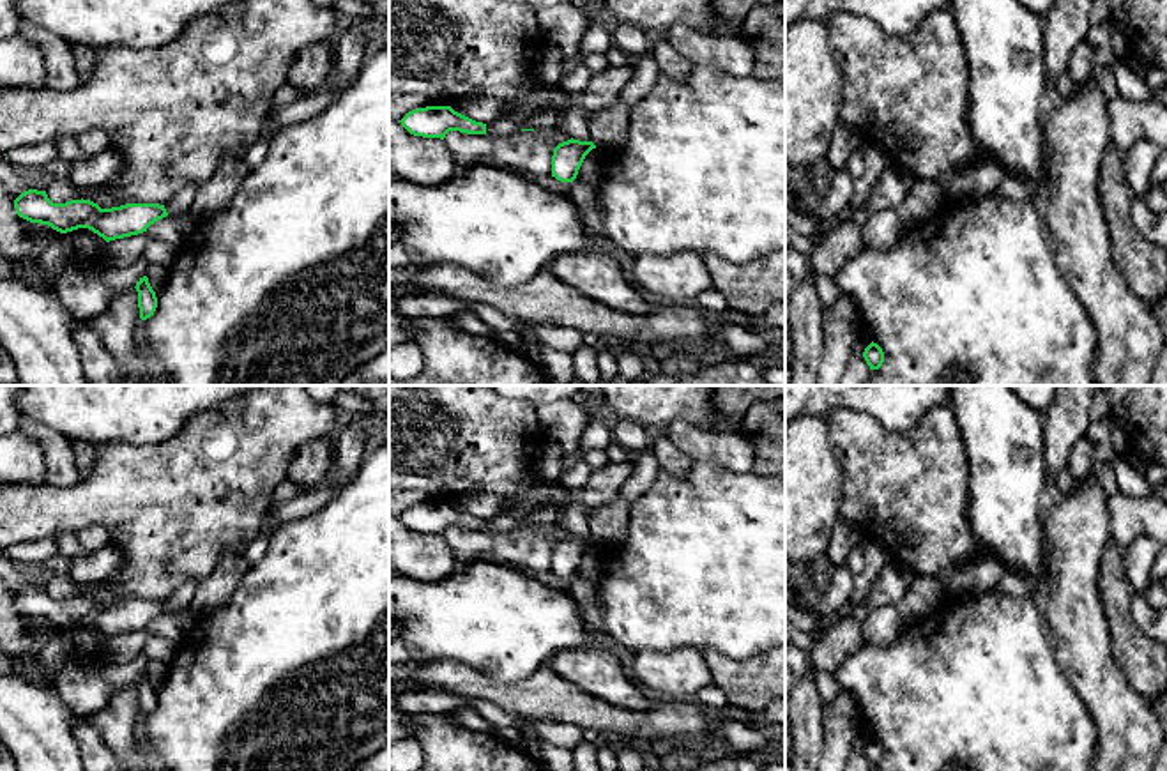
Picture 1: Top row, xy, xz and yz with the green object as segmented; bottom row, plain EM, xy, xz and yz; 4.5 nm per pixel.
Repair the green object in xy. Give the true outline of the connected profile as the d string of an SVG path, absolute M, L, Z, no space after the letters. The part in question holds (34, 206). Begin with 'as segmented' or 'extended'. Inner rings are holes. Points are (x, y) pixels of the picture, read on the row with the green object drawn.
as segmented | M28 189L14 200L16 214L30 223L48 225L60 233L88 228L106 242L147 232L168 216L159 203L126 203L101 209L90 200L53 203L46 191Z

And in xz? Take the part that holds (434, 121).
as segmented | M426 106L408 111L401 126L414 136L444 140L449 131L486 134L486 124L476 122L451 106Z

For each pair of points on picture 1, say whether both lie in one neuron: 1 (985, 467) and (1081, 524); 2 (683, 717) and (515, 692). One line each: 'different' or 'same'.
1: different
2: same

